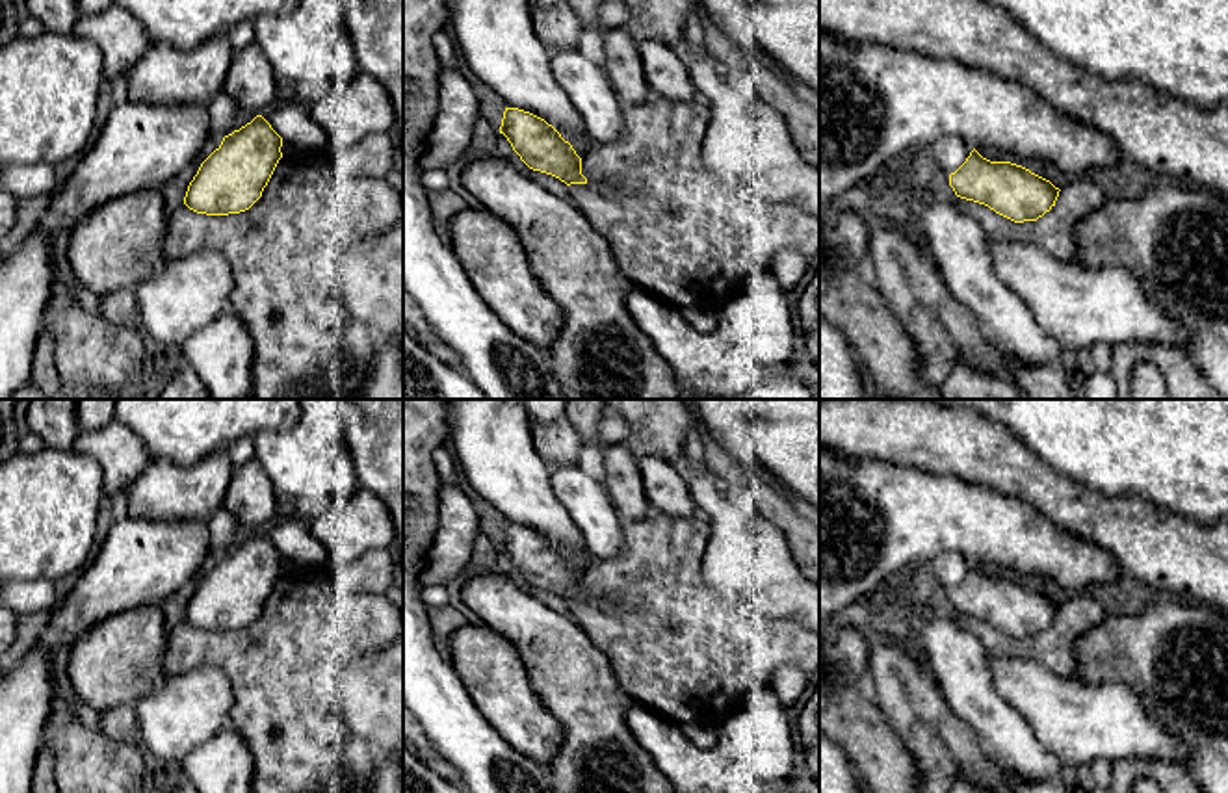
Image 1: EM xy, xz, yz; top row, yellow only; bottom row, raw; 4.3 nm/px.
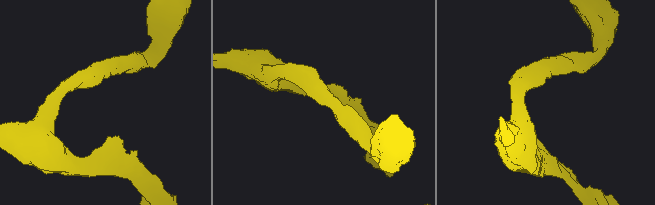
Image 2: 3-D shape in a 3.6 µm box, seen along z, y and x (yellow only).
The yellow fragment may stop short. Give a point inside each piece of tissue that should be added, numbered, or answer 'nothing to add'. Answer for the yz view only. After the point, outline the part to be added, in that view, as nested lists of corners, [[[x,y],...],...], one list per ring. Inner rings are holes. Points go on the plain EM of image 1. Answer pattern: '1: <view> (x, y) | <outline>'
nothing to add

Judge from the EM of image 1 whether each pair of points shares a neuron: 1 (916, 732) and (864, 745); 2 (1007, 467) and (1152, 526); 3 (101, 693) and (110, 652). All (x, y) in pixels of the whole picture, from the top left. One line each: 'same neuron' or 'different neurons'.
1: different neurons
2: same neuron
3: same neuron

